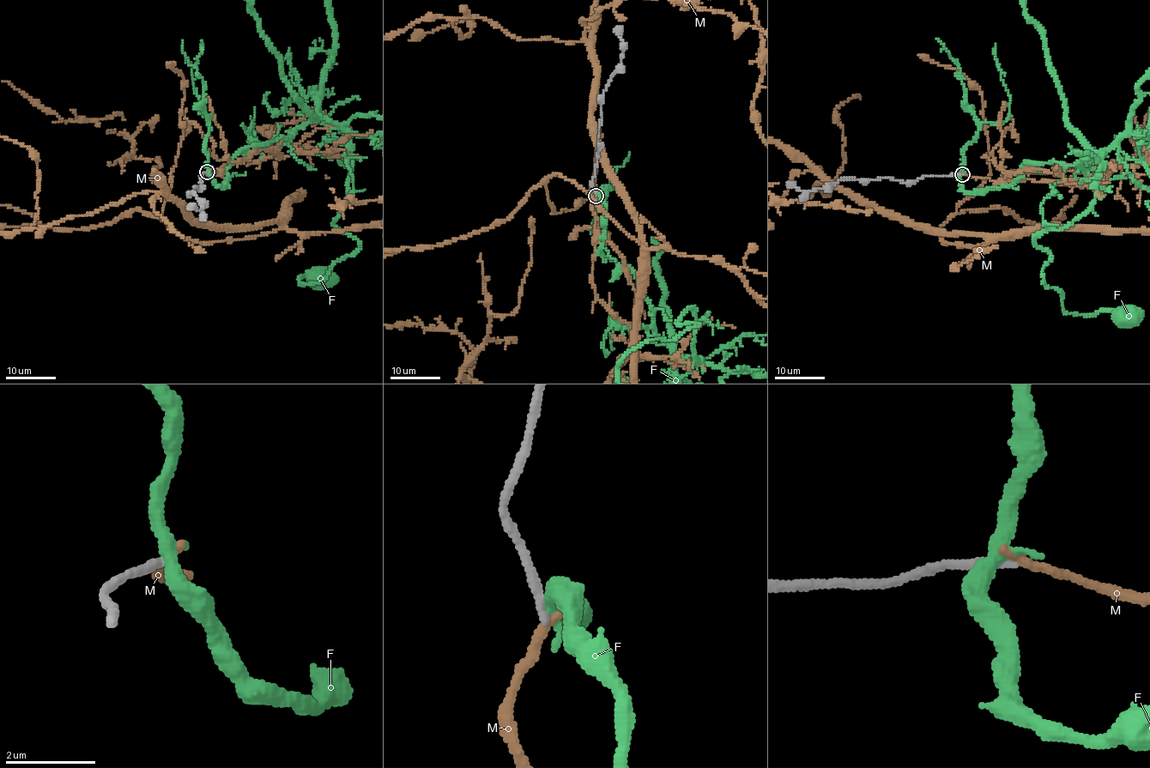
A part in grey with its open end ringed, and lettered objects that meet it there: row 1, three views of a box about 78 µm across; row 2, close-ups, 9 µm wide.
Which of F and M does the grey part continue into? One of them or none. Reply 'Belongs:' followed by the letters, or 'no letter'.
Belongs: no letter

